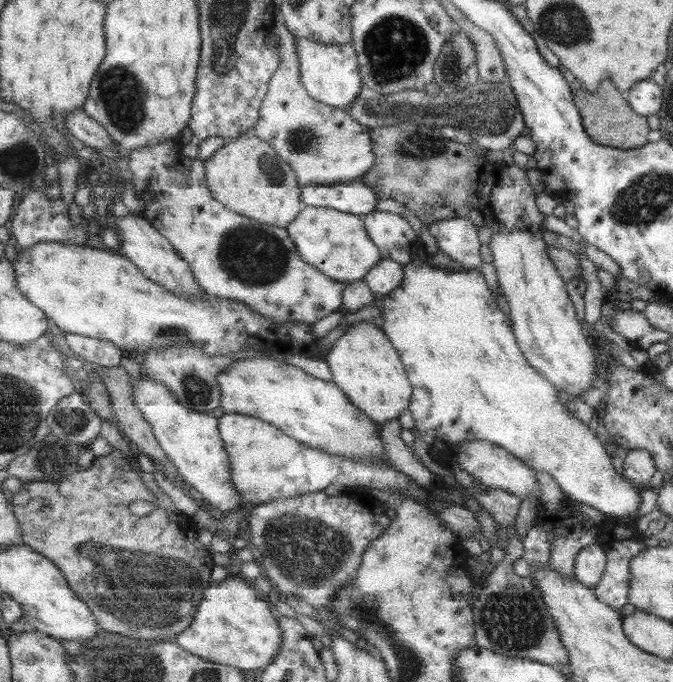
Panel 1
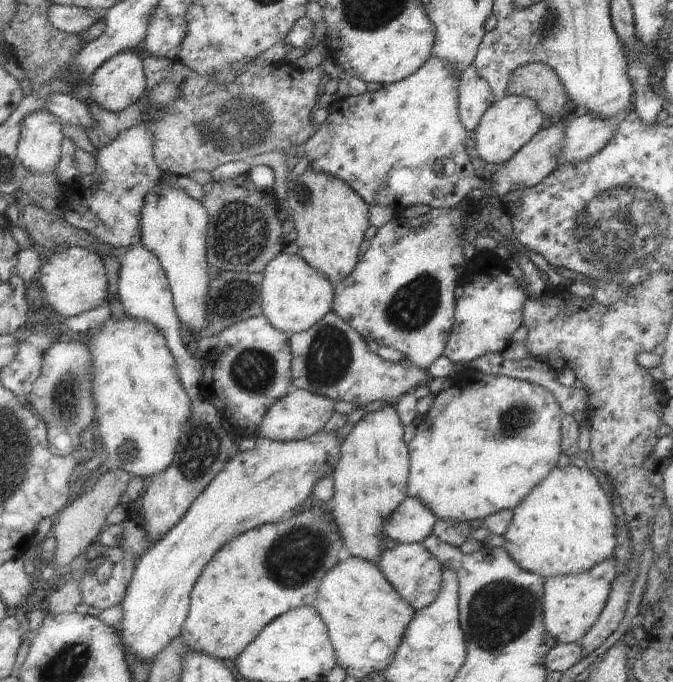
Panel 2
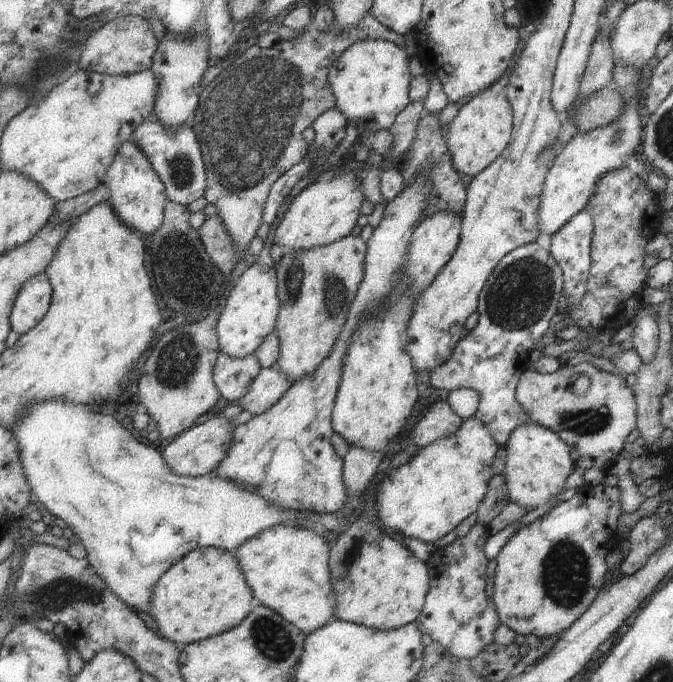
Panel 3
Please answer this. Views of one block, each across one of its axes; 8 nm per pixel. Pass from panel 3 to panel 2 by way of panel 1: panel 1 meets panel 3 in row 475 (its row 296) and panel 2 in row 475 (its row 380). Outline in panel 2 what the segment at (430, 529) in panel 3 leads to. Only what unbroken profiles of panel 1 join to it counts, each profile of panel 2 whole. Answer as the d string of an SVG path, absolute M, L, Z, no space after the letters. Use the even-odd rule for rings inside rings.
M466 368L456 372L456 383L439 392L434 398L433 406L423 415L417 435L410 442L411 447L411 496L422 499L438 516L439 519L456 519L457 521L483 520L488 516L510 509L513 511L541 483L551 470L558 466L561 452L561 420L565 415L553 394L543 386L513 379L506 375L485 375L480 371Z

